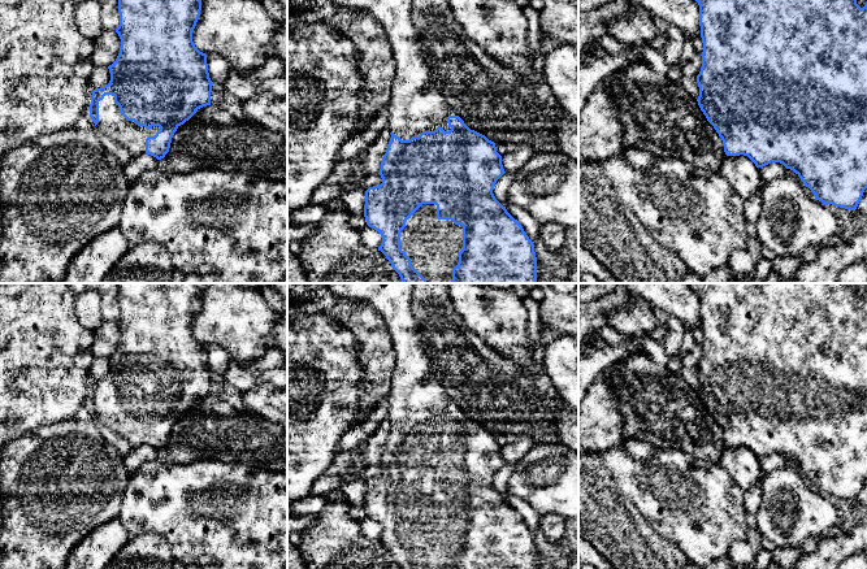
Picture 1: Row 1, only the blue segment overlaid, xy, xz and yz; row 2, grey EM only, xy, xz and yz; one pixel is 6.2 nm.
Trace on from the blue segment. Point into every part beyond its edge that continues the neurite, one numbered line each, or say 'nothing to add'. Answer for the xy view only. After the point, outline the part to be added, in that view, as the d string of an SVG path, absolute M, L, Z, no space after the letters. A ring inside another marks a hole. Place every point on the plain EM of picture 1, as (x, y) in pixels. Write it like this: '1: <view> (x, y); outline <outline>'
1: xy (112, 415); outline M105 386L99 392L99 413L95 418L97 425L105 426L123 436L131 448L146 444L146 430L155 427L160 421L159 417L152 417L147 421L144 417L138 417L134 412L127 412L120 404L120 398L114 394L113 386Z

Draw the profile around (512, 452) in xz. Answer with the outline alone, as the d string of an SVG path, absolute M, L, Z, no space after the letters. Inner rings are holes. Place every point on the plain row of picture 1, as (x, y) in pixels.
M523 436L515 443L507 443L502 447L502 456L506 464L516 464L520 461L533 446L536 446L536 440L530 436Z

